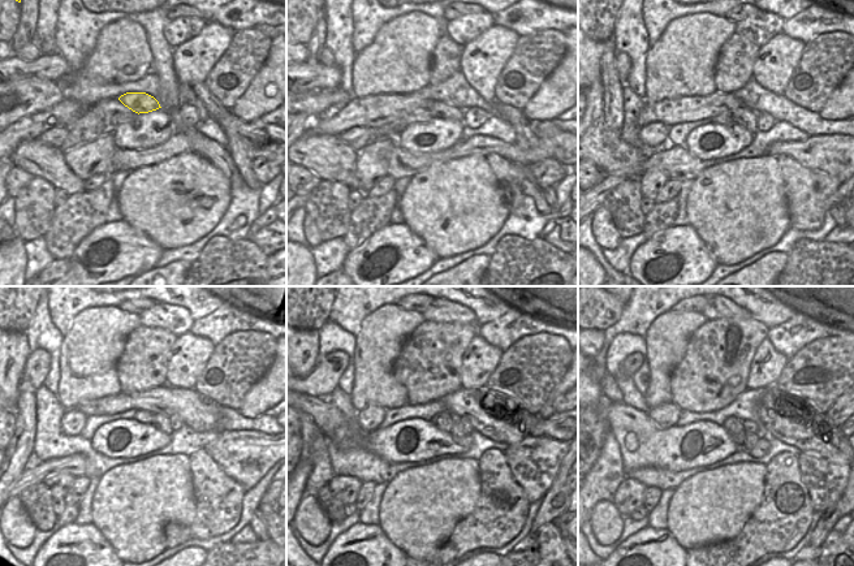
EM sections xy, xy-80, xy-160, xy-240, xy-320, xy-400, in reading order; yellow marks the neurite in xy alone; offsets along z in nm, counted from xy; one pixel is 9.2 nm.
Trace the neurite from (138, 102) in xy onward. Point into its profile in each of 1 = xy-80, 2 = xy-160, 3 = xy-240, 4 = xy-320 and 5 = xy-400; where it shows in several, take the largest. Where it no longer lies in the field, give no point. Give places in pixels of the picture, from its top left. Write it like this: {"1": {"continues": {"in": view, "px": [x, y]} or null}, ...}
{"1": {"continues": {"in": "xy-80", "px": [438, 108]}}, "2": {"continues": {"in": "xy-160", "px": [743, 116]}}, "3": {"continues": {"in": "xy-240", "px": [162, 422]}}, "4": {"continues": {"in": "xy-320", "px": [457, 432]}}, "5": {"continues": {"in": "xy-400", "px": [750, 439]}}}

